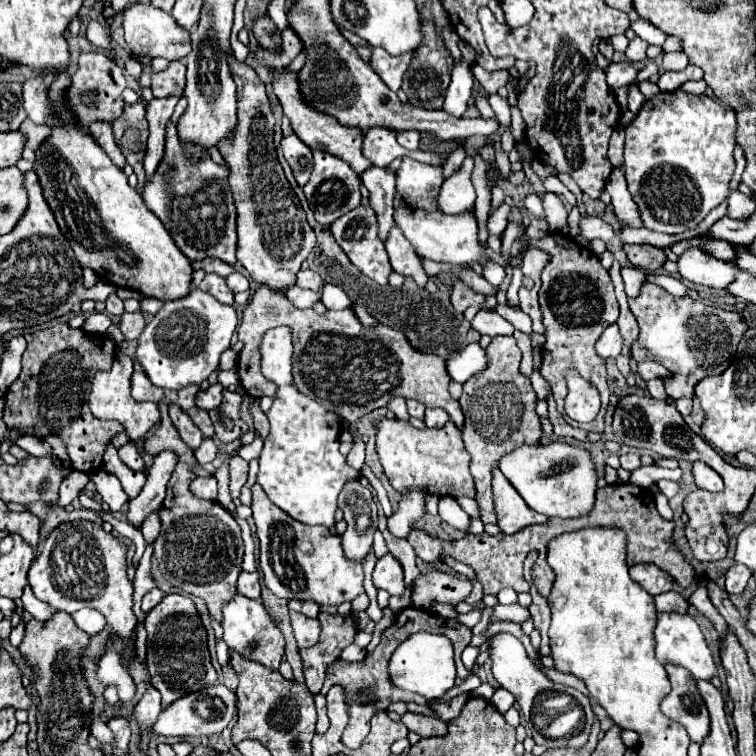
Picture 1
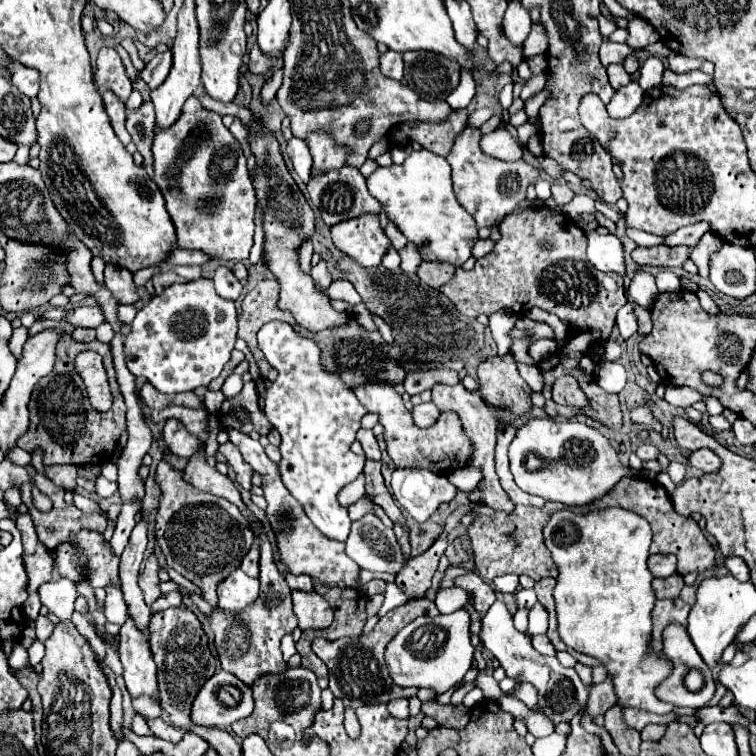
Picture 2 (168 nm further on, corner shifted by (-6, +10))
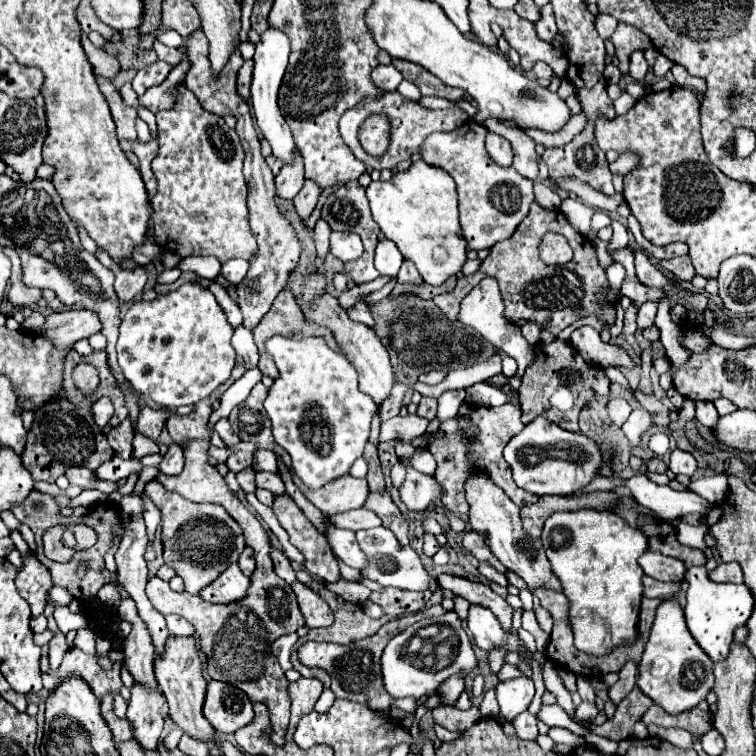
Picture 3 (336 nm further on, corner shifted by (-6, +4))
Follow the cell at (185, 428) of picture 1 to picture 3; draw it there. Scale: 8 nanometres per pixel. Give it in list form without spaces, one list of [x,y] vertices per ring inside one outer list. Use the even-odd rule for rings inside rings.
[[[170,445],[168,453],[164,455],[164,461],[158,465],[158,471],[166,473],[166,475],[178,475],[178,473],[182,473],[182,467],[184,467],[182,447]]]

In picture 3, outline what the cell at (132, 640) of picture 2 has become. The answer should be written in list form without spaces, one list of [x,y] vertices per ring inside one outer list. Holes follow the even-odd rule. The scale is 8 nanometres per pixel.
[[[132,687],[132,699],[126,711],[126,719],[134,731],[134,739],[146,749],[158,749],[162,733],[162,705],[164,695],[158,691],[144,691],[142,687]]]

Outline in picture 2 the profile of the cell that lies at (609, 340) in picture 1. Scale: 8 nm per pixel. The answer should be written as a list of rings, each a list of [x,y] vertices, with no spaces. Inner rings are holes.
[[[626,303],[620,311],[618,311],[618,317],[616,317],[616,327],[620,331],[620,335],[624,339],[630,339],[634,333],[636,333],[636,315],[632,311],[632,305]]]

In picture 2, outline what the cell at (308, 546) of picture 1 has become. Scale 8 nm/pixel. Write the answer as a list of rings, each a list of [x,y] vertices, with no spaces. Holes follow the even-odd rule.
[[[228,429],[228,433],[230,433],[230,441],[240,447],[244,461],[254,469],[254,473],[258,473],[262,477],[262,489],[264,489],[264,497],[268,503],[266,517],[272,525],[272,531],[276,533],[276,543],[278,543],[278,553],[280,553],[282,565],[292,575],[310,575],[312,579],[318,579],[324,585],[344,583],[350,589],[362,589],[360,567],[352,559],[346,557],[344,543],[334,541],[334,539],[326,537],[324,533],[320,533],[320,529],[316,529],[316,525],[306,517],[302,505],[284,489],[284,485],[280,481],[278,465],[266,457],[260,441],[254,441],[236,429]]]

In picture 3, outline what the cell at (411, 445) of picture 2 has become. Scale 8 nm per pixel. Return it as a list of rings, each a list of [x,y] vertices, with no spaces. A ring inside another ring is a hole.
[[[324,295],[324,299],[316,299],[316,303],[312,303],[310,307],[304,307],[300,303],[300,307],[302,307],[302,311],[304,311],[304,315],[306,315],[308,321],[324,325],[324,327],[328,327],[334,333],[334,339],[338,341],[342,353],[346,355],[346,359],[358,371],[360,391],[364,391],[366,395],[370,395],[380,405],[390,395],[390,391],[394,387],[394,373],[392,373],[388,351],[384,349],[384,345],[380,343],[380,339],[376,337],[376,333],[370,327],[352,321],[346,315],[346,309],[342,309],[342,305],[338,303],[338,299],[332,297],[332,295]]]

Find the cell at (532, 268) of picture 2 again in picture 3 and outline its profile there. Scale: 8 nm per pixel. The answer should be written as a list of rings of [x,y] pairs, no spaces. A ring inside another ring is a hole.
[[[532,203],[528,217],[520,223],[516,233],[510,239],[496,243],[496,247],[490,249],[488,257],[482,261],[480,269],[474,275],[458,277],[456,289],[434,297],[434,303],[440,307],[440,311],[444,311],[444,315],[448,319],[456,321],[460,301],[484,277],[494,277],[500,283],[500,291],[502,291],[504,303],[506,303],[506,315],[518,327],[522,327],[526,323],[538,323],[538,325],[542,325],[542,331],[550,331],[550,333],[558,335],[558,331],[562,331],[564,327],[568,327],[570,323],[574,323],[576,319],[586,317],[586,315],[596,315],[602,321],[606,321],[608,325],[614,325],[614,321],[616,321],[616,313],[612,307],[600,309],[596,305],[596,293],[604,291],[608,281],[606,281],[604,269],[598,265],[594,245],[590,243],[590,239],[584,239],[584,235],[580,235],[568,223],[568,219],[564,217],[564,213],[560,209],[548,211],[548,209],[542,209],[538,203]],[[548,231],[568,237],[568,241],[574,249],[574,259],[570,263],[566,263],[566,265],[540,263],[538,245],[540,245],[540,239],[544,237],[544,233],[548,233]]]

